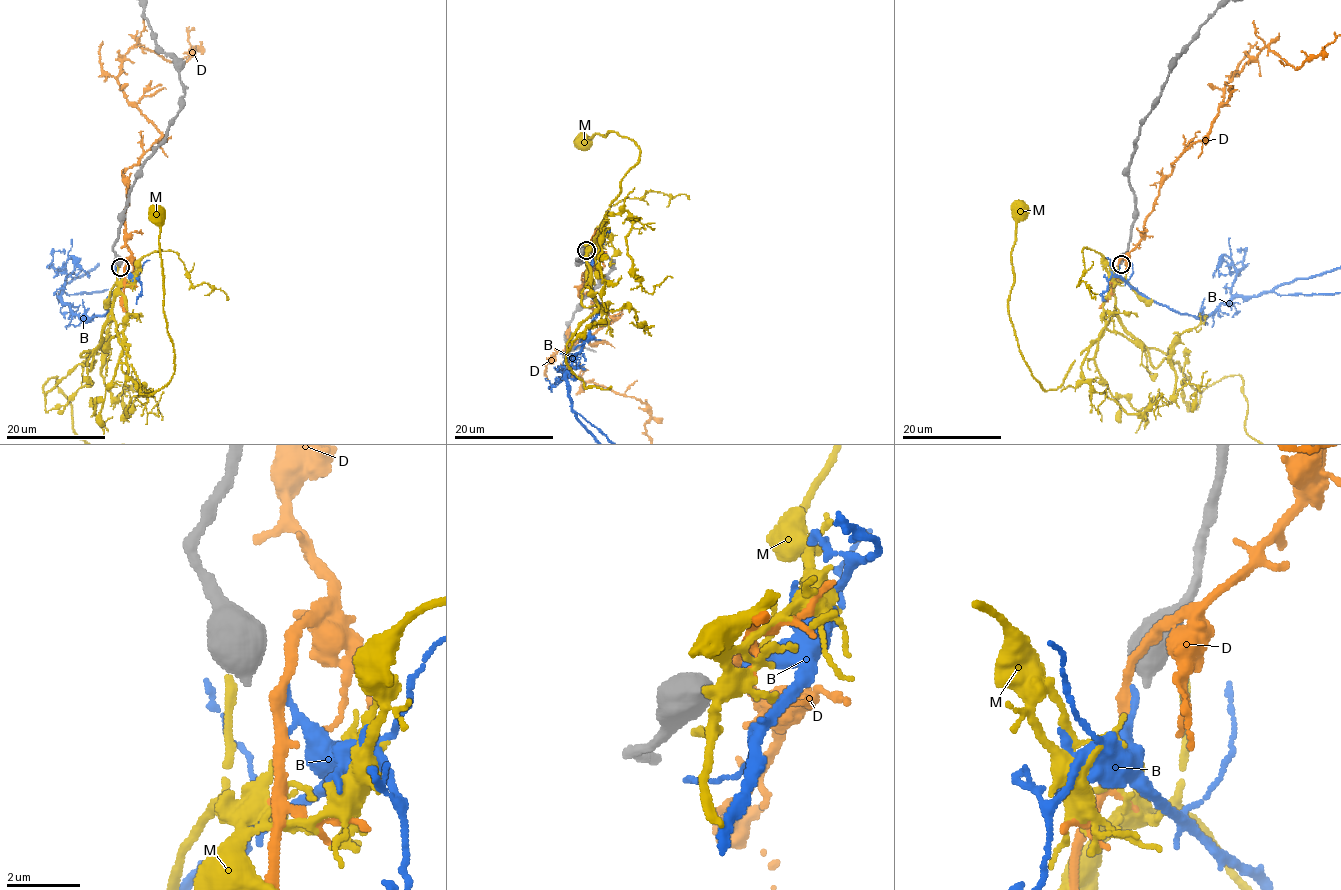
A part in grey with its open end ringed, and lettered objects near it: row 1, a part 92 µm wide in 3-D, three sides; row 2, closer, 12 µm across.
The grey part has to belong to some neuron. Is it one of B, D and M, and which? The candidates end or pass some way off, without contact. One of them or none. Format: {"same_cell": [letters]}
{"same_cell": []}

